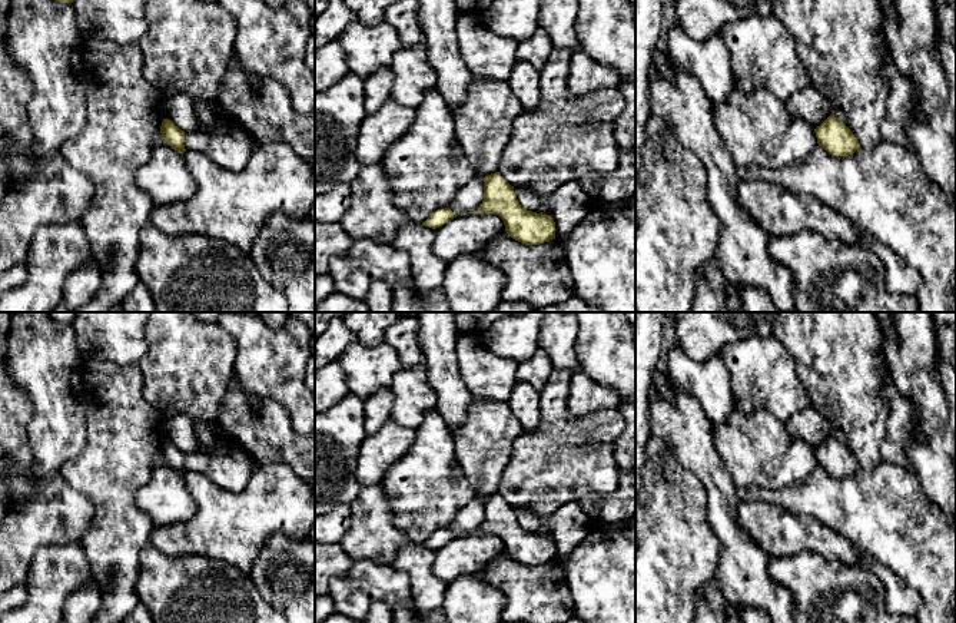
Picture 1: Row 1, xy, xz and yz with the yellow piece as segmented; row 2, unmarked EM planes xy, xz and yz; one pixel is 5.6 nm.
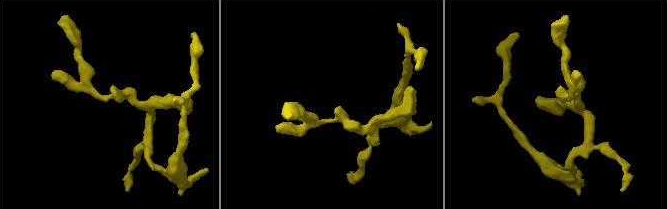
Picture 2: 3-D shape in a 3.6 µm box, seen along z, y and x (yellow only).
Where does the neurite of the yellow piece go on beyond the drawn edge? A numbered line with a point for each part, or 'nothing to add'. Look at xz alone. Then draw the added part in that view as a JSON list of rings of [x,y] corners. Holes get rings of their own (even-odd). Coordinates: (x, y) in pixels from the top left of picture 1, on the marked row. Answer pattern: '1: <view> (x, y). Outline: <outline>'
nothing to add

